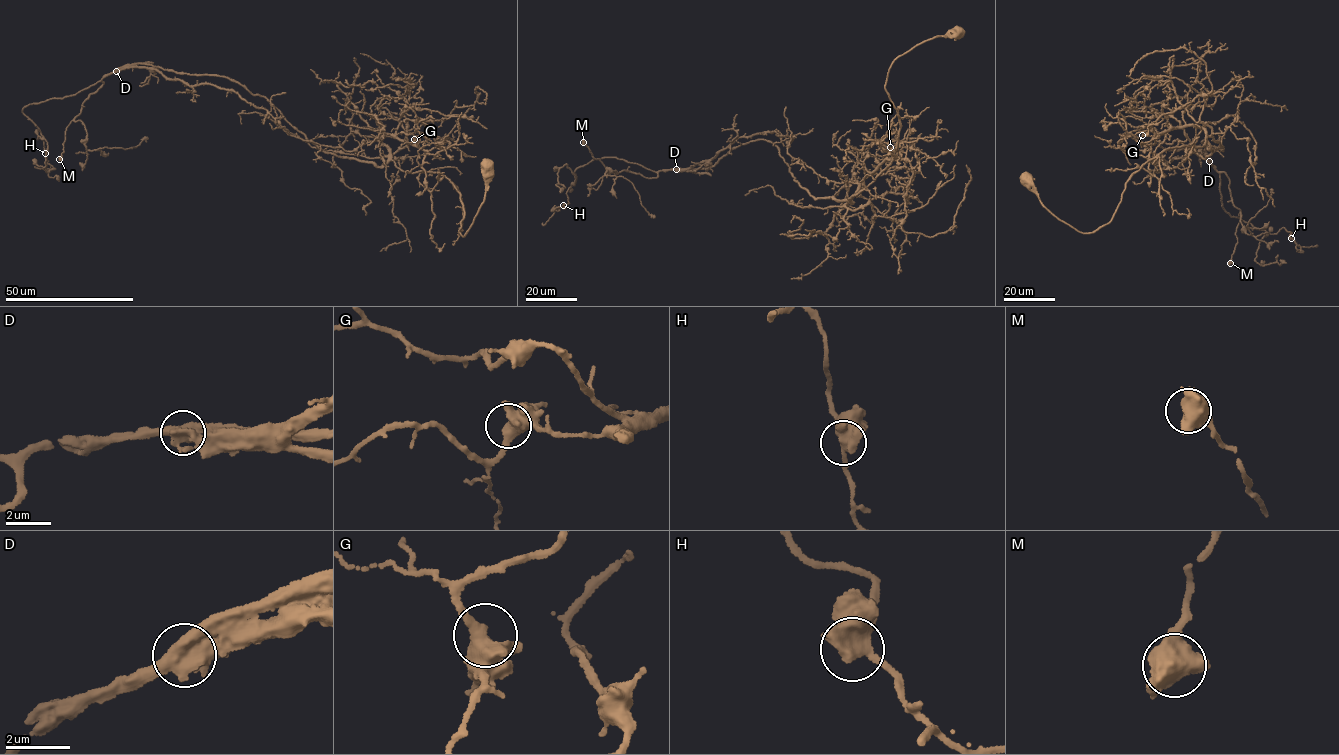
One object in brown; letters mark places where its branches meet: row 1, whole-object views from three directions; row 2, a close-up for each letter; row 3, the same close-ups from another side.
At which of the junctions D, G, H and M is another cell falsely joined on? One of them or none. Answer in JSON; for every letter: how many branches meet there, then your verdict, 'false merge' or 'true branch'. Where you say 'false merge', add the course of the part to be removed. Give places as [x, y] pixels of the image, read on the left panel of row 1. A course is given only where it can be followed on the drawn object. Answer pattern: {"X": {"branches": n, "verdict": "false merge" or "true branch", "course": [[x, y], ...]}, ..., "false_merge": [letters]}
{"D": {"branches": 3, "verdict": "false merge", "course": [[116, 71], [133, 66], [151, 67], [189, 85], [208, 82], [231, 89], [279, 118]]}, "G": {"branches": 3, "verdict": "true branch"}, "H": {"branches": 3, "verdict": "true branch"}, "M": {"branches": 3, "verdict": "true branch"}, "false_merge": ["D"]}

